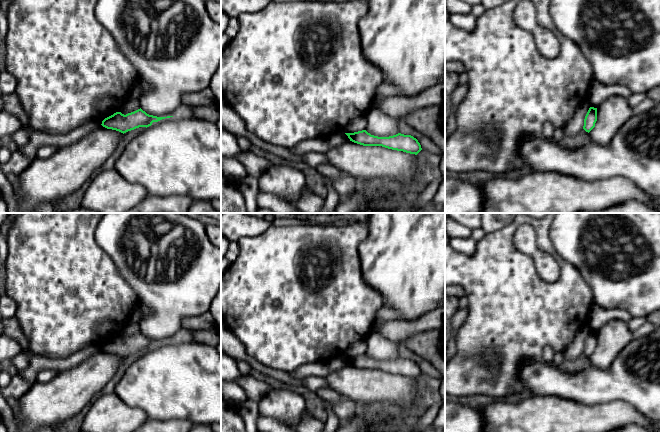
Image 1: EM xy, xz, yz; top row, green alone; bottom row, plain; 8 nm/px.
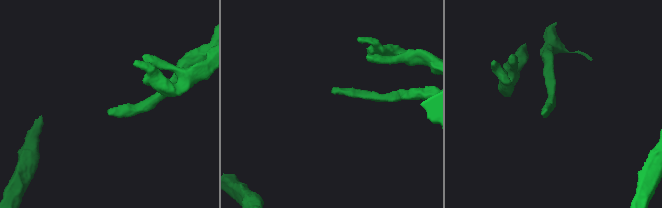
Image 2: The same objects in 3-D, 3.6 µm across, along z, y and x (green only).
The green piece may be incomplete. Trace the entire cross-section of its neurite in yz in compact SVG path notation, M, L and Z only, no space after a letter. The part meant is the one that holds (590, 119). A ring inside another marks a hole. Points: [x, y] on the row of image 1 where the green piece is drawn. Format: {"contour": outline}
{"contour": "M590 107L584 119L583 129L589 133L595 127L596 121L597 121L597 108Z"}

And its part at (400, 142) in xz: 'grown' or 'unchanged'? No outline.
unchanged

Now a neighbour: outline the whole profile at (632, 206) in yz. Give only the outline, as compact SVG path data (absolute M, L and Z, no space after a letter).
M629 200L619 205L611 206L599 211L579 211L577 213L660 213L649 208L644 203L636 200Z

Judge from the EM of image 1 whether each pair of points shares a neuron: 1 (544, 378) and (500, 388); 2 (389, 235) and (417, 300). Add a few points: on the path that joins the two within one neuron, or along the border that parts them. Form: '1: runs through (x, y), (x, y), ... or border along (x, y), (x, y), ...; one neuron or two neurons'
1: border along (522, 360), (519, 366), (519, 382), (524, 389); two neurons
2: runs through (405, 251), (413, 259), (413, 284); one neuron

